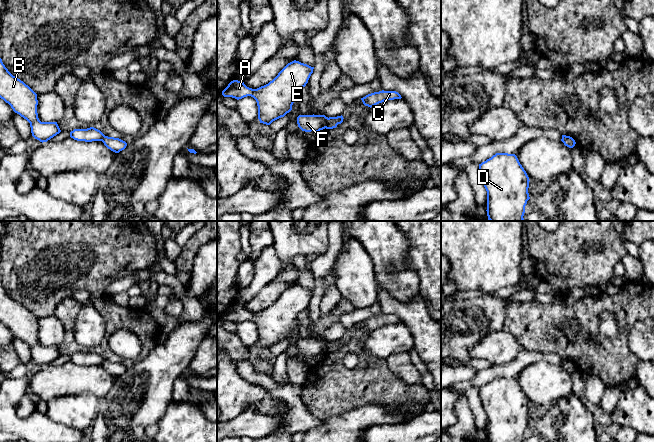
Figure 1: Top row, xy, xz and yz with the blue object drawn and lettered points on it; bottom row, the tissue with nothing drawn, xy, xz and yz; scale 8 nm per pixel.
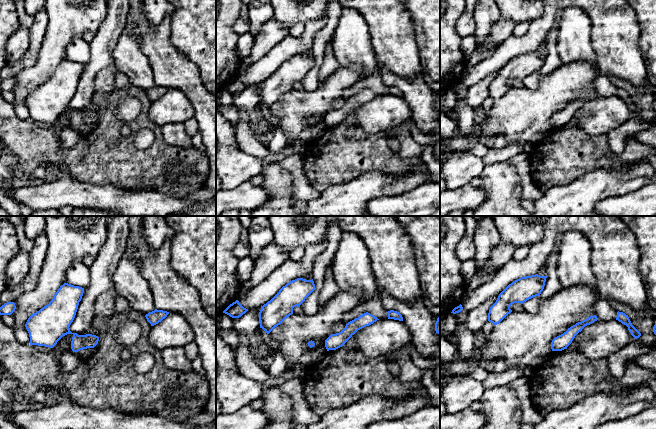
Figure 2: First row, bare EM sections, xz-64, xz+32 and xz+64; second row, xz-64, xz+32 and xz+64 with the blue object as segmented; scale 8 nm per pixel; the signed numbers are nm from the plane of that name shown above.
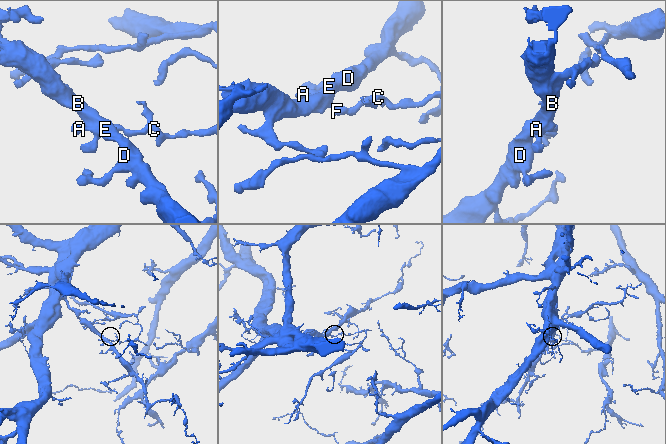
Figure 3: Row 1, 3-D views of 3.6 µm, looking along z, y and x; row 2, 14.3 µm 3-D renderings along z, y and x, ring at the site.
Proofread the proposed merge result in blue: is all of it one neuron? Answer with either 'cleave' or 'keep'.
cleave

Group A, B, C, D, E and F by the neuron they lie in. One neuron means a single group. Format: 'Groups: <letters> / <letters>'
Groups: A B D E F / C

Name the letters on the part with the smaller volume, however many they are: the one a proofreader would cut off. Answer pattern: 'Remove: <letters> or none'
Remove: C

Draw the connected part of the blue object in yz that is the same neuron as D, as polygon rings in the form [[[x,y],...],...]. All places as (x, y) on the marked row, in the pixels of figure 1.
[[[496,153],[479,164],[479,172],[487,191],[489,221],[523,221],[525,206],[530,199],[529,177],[515,154]]]

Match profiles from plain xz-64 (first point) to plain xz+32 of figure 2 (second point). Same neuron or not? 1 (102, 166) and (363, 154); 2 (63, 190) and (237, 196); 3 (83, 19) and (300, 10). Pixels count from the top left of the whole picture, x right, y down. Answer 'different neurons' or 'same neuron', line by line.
1: same neuron
2: same neuron
3: same neuron

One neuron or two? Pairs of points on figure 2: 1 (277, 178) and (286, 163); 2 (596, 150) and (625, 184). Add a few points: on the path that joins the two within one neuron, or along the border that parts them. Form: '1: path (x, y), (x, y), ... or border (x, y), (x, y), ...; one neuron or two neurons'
1: border (274, 162), (290, 174), (292, 189); two neurons
2: border (634, 161), (620, 169), (594, 169), (589, 172); two neurons

